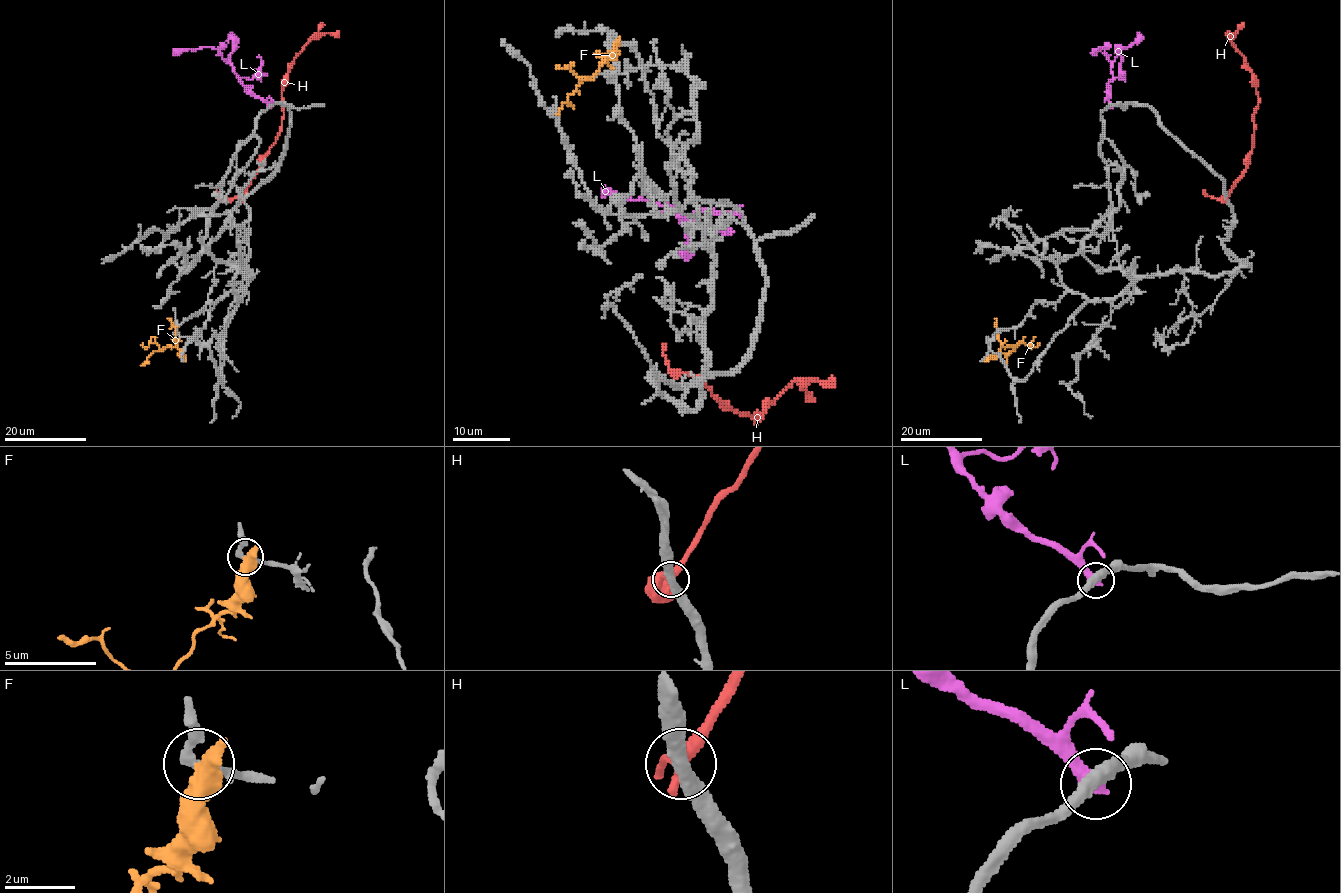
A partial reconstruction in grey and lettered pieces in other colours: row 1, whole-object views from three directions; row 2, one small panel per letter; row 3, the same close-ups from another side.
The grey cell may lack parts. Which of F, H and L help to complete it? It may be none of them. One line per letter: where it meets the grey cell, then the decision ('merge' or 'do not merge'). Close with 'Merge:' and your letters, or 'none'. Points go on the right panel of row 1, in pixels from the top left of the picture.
F: (987, 357) | do not merge
H: (1226, 198) | do not merge
L: (1110, 106) | do not merge
Merge: none

